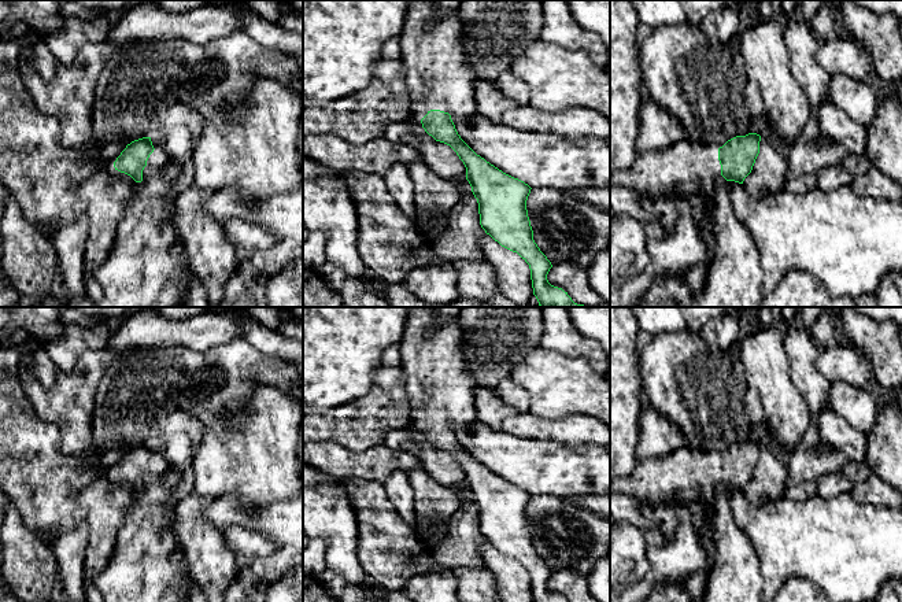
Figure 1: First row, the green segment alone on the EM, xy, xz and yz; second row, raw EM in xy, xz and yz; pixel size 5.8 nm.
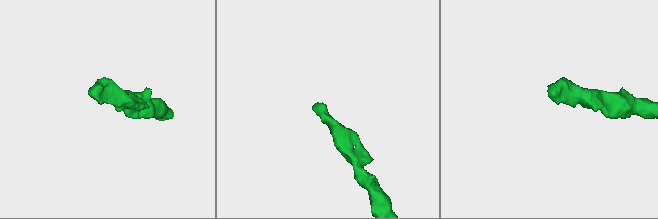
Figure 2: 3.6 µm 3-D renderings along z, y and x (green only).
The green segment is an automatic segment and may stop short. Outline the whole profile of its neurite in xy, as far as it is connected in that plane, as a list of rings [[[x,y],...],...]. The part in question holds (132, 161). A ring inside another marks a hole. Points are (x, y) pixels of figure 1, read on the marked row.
[[[143,137],[126,145],[114,162],[114,167],[130,176],[136,182],[141,182],[143,170],[147,165],[160,167],[167,162],[167,155],[154,148],[151,137]]]

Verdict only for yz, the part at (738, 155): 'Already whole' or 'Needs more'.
Needs more

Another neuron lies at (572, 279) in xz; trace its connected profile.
[[[573,261],[552,266],[547,274],[551,285],[562,288],[574,303],[585,307],[598,307],[600,296],[589,287],[587,269]]]

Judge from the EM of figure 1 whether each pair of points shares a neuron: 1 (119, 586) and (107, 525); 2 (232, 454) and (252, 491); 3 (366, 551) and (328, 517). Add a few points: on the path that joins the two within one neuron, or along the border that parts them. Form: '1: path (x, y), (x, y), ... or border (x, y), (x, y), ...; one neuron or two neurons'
1: border (124, 520), (111, 557), (95, 578); two neurons
2: path (241, 464), (252, 475), (252, 482); one neuron
3: border (354, 512), (357, 521), (357, 558), (366, 573); two neurons

